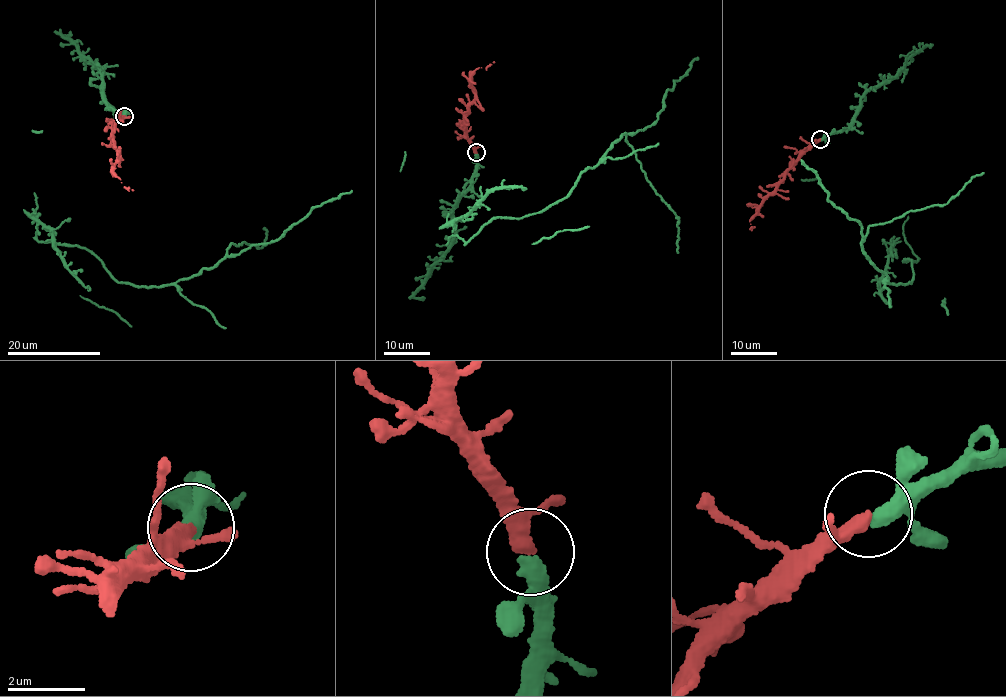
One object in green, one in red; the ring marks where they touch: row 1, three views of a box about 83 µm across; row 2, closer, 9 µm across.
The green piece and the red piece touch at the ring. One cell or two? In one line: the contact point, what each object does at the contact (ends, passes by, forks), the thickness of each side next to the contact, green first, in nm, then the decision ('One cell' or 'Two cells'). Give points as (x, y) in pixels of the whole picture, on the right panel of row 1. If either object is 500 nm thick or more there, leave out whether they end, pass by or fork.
Place: (820, 139). At the ring green passes by. At the ring red passes by. Thickness 340 nm (green) against 280 nm. One cell

